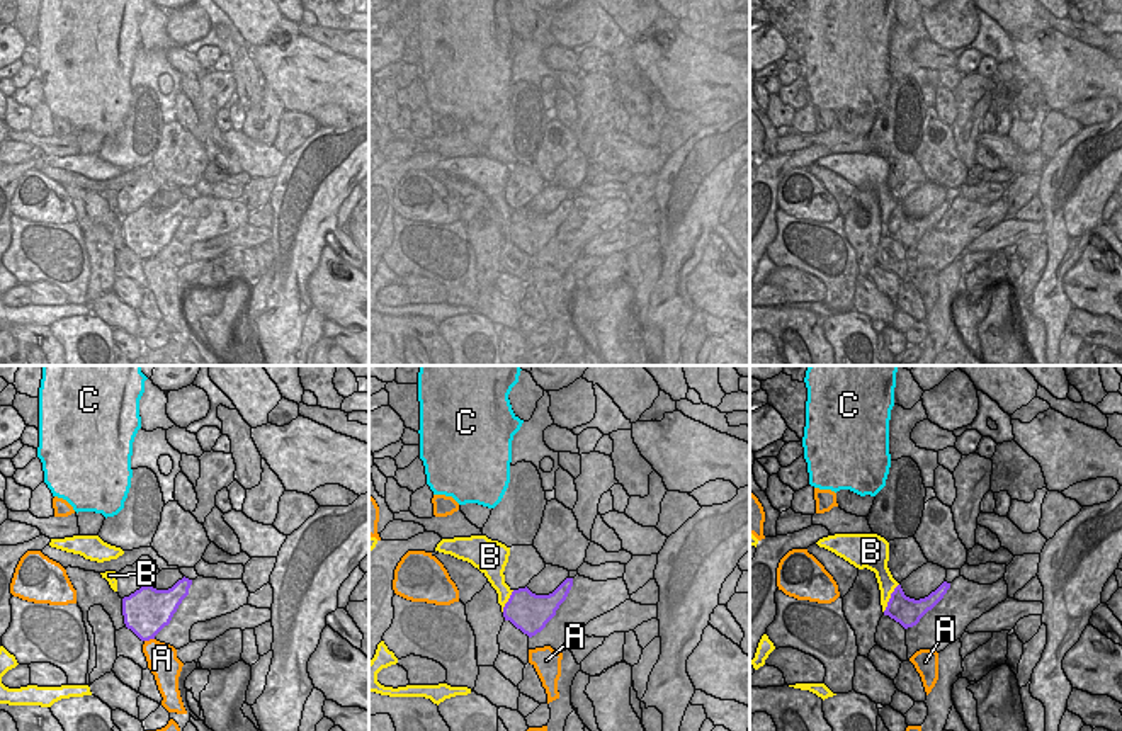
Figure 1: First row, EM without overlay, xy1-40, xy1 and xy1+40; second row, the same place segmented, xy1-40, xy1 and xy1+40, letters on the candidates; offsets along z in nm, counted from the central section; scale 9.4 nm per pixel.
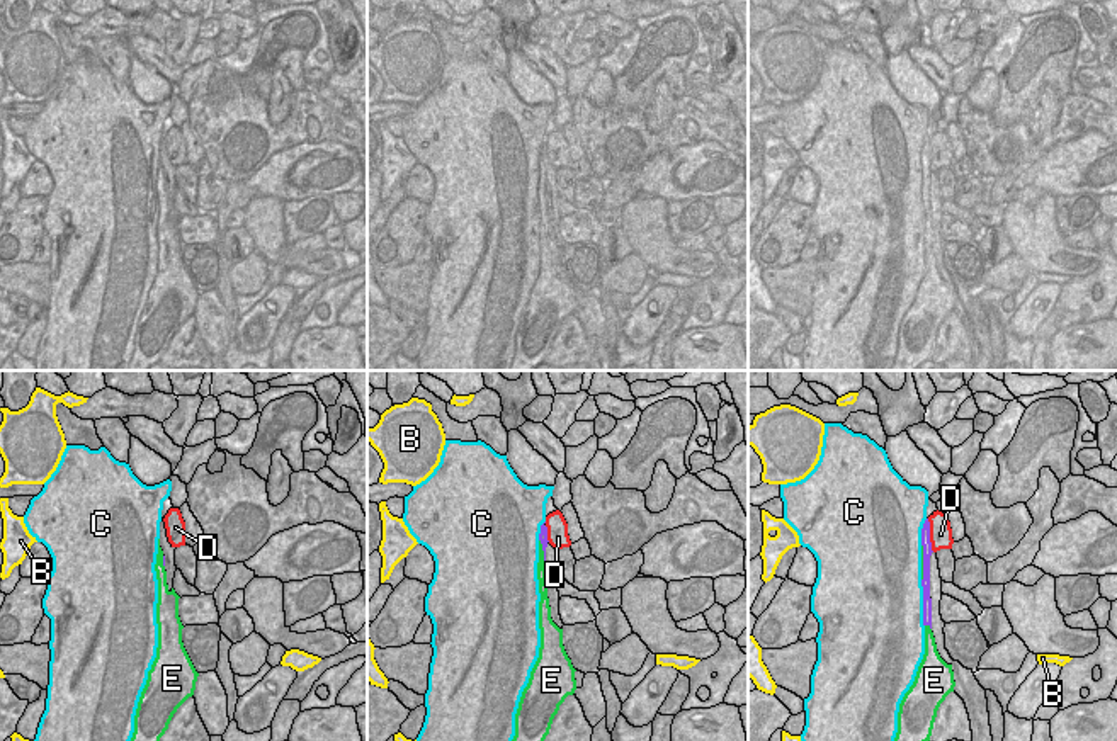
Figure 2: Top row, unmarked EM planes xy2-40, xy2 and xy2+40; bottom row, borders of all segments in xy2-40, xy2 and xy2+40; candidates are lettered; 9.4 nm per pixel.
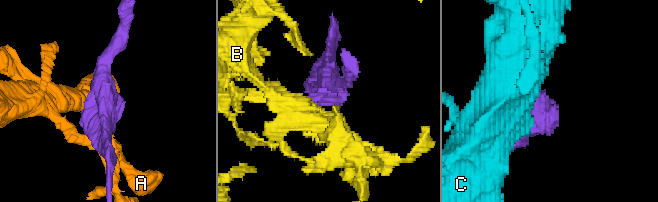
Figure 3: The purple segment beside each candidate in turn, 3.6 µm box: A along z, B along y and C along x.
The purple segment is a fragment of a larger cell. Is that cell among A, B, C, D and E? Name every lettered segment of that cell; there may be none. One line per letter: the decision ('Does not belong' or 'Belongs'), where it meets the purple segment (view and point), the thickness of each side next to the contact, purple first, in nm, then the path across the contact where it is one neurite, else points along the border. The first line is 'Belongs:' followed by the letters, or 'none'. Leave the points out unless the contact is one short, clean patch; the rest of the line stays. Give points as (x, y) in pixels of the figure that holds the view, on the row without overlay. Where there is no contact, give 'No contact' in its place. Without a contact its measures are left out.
Belongs: E
A: Does not belong. Touches purple at xy1-40 (148, 259). Thickness 400 nm (purple) against 280 nm
B: Does not belong. Touches purple at xy1+40 (891, 216). Thickness 260 nm (purple) against 160 nm. Boundary: xy1+40 (898, 203), (883, 230)
C: Does not belong. Touches purple at xy2+40 (924, 223). Thickness 100 nm (purple) against 480 nm
D: Does not belong. Touches purple at xy2+40 (929, 155). Thickness 100 nm (purple) against 220 nm
E: Belongs. Touches purple at xy2 (544, 174). Thickness 90 nm (purple) against 100 nm

